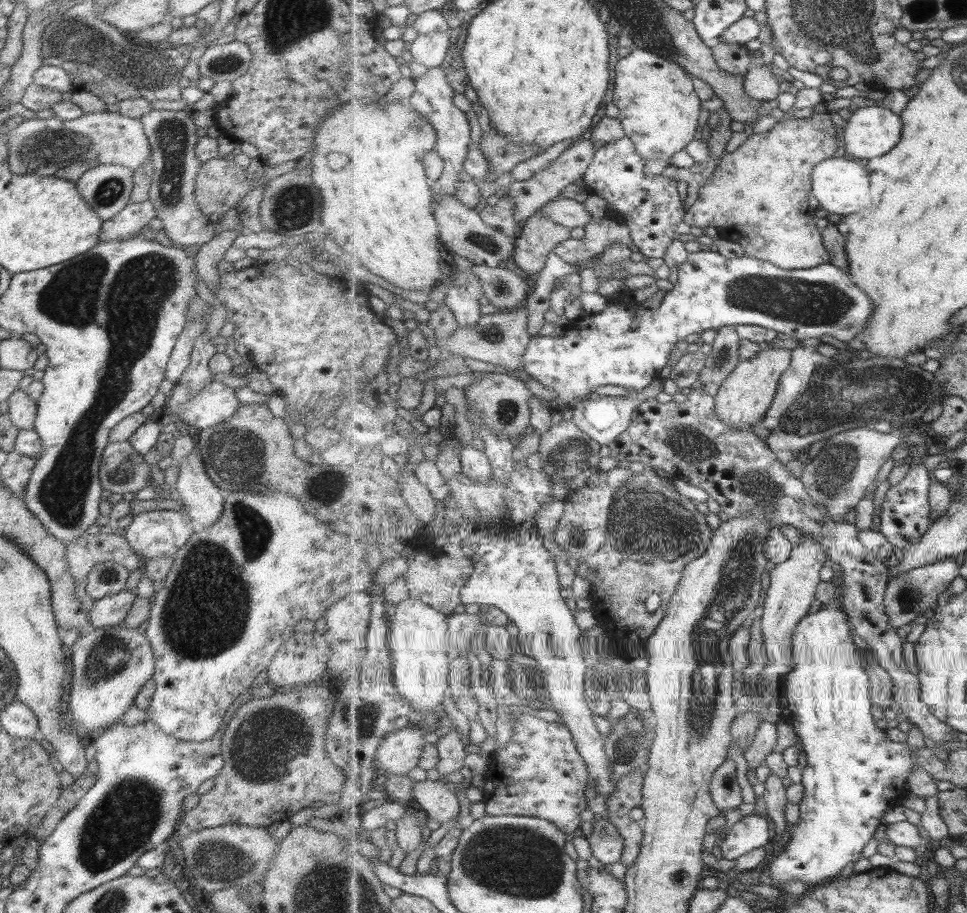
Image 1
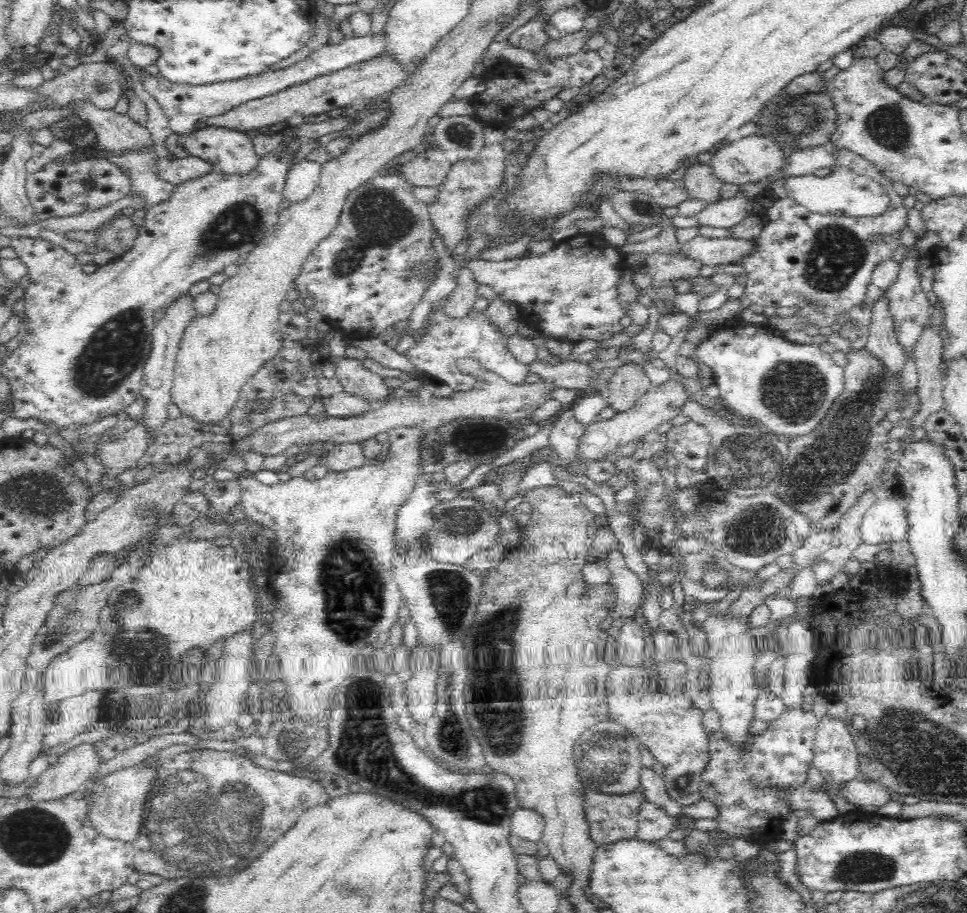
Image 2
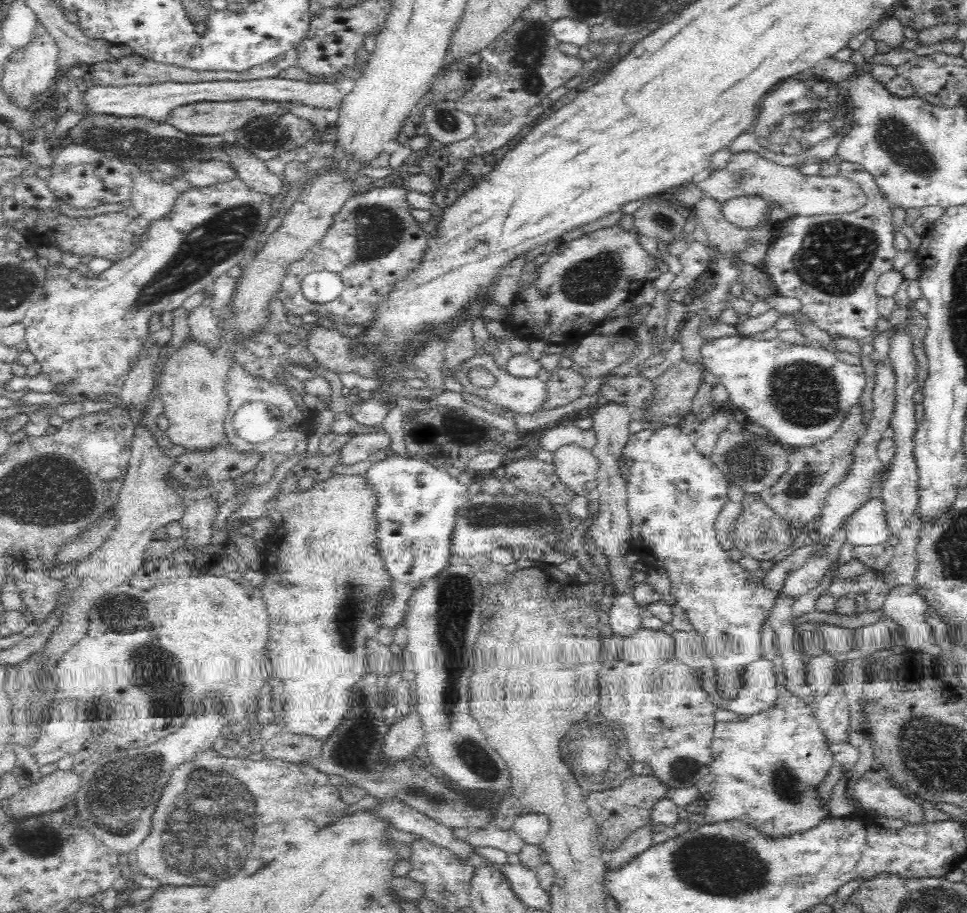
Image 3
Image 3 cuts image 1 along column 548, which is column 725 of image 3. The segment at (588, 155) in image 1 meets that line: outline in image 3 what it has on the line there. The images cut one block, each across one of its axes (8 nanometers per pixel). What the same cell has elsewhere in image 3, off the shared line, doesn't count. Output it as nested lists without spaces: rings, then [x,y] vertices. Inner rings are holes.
[[[754,153],[732,155],[726,167],[714,171],[702,182],[701,188],[705,196],[714,199],[718,205],[726,205],[734,198],[760,197],[768,202],[769,211],[787,210],[789,218],[851,214],[867,203],[866,192],[846,178],[802,174],[794,167],[786,168]]]

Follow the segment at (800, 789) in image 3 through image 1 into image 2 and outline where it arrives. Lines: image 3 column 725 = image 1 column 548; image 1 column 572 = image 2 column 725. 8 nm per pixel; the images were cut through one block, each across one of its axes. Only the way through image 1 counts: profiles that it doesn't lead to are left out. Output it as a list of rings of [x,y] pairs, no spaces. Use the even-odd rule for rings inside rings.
[[[800,707],[788,708],[767,722],[766,730],[754,734],[745,734],[745,739],[740,745],[732,743],[728,735],[722,731],[714,732],[709,736],[710,763],[702,774],[701,785],[698,787],[702,800],[710,800],[718,808],[718,816],[710,821],[707,826],[719,830],[729,836],[744,838],[748,841],[764,843],[780,837],[782,824],[794,818],[797,810],[790,807],[790,799],[786,797],[786,790],[798,790],[806,786],[808,768],[812,766],[816,732],[819,725],[818,718],[813,712],[804,712]]]

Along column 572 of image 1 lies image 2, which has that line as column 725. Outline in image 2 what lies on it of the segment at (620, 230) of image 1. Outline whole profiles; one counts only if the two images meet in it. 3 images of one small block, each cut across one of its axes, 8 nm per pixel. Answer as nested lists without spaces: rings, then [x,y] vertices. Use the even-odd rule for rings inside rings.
[[[697,235],[683,244],[684,254],[703,265],[719,269],[726,263],[738,262],[752,254],[756,248],[753,240],[737,238],[710,238]]]

